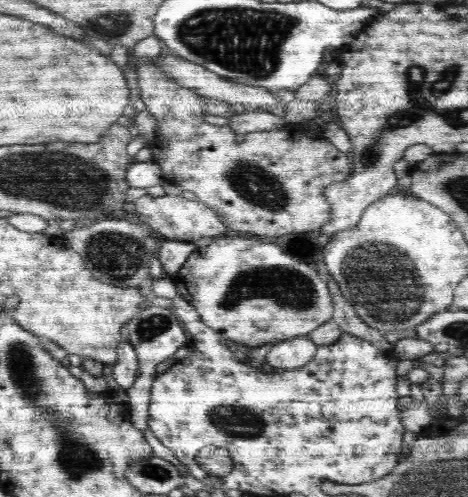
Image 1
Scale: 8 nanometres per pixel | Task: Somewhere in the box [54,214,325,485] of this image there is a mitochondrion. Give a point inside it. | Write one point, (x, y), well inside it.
(290, 289)

